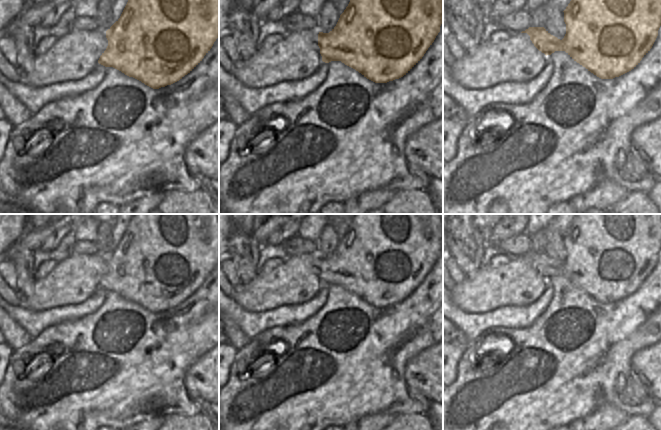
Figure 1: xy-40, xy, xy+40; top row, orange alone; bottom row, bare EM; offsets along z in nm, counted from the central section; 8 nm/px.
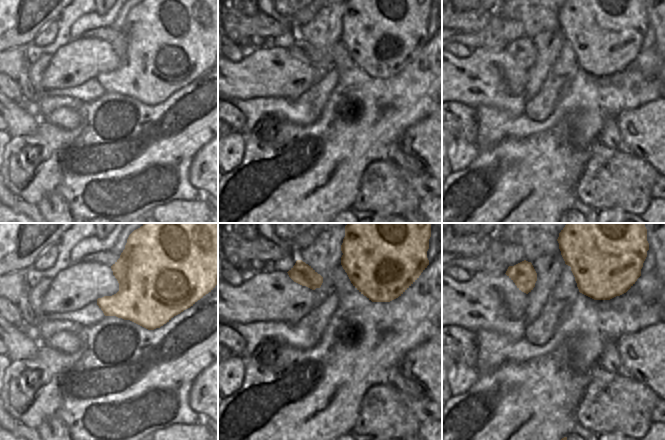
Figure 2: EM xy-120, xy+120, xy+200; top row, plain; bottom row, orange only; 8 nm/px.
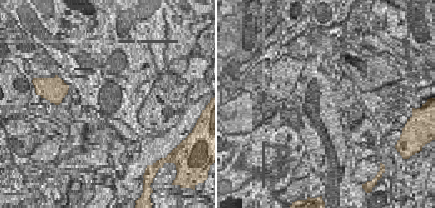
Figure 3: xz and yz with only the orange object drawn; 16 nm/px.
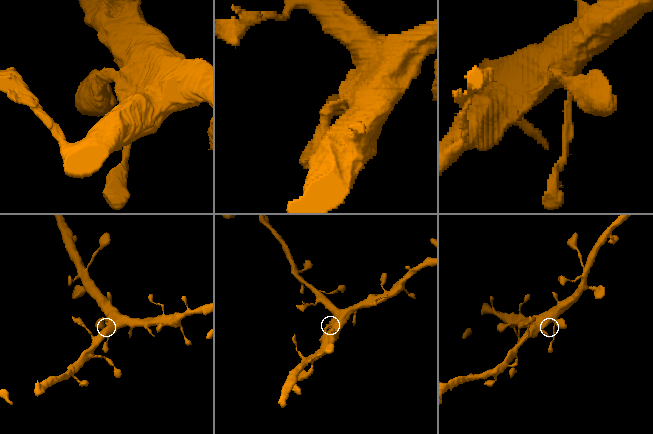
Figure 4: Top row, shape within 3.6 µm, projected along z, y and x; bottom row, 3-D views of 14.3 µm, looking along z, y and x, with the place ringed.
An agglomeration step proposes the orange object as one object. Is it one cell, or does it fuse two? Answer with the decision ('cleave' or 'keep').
keep

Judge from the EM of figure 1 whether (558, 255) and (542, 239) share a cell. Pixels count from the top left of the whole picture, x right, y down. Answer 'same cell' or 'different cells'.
different cells

